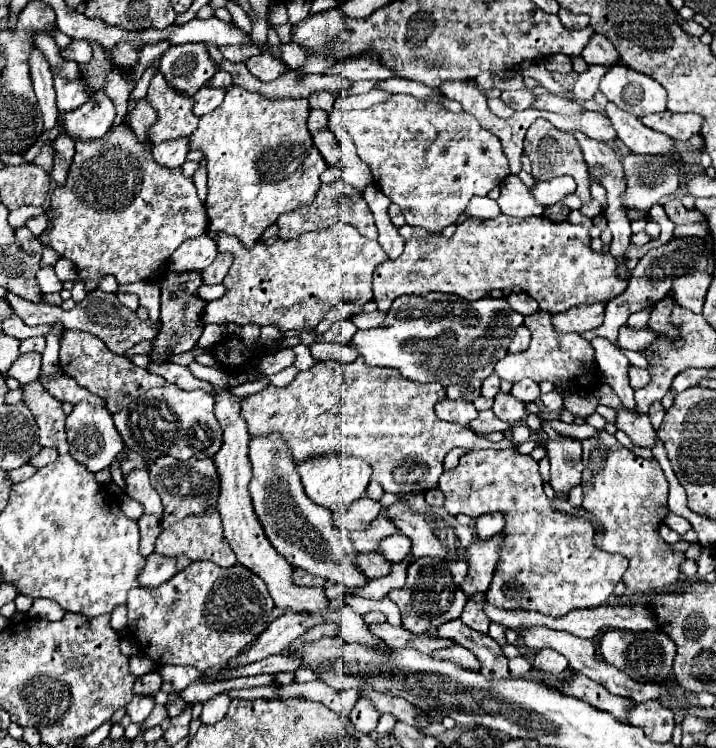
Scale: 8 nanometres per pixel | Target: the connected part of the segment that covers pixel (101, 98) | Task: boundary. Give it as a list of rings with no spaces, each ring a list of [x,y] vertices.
[[[97,90],[95,98],[89,98],[87,104],[67,112],[63,116],[63,132],[73,140],[97,140],[101,138],[115,118],[115,108],[111,100]]]

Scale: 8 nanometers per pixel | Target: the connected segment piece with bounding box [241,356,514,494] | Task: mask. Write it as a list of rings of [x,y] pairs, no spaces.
[[[359,356],[351,364],[343,364],[337,360],[317,362],[311,370],[299,372],[297,378],[285,386],[269,386],[263,392],[251,394],[241,404],[241,414],[247,420],[251,436],[267,436],[271,432],[281,434],[283,442],[291,450],[291,458],[295,464],[301,464],[309,458],[327,456],[327,454],[345,454],[365,460],[373,474],[371,480],[377,480],[385,492],[401,494],[401,492],[415,492],[415,490],[431,490],[437,488],[437,480],[443,472],[443,458],[453,448],[467,449],[507,449],[514,447],[514,442],[504,437],[497,443],[479,438],[471,430],[463,432],[459,424],[447,424],[435,416],[435,404],[445,398],[445,388],[439,382],[419,384],[401,376],[397,368],[383,368],[383,366],[367,366],[365,360]]]

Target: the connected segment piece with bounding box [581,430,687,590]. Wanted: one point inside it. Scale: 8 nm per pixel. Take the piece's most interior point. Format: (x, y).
(627, 495)

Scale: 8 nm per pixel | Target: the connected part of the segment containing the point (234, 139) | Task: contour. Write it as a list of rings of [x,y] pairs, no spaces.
[[[231,86],[225,100],[211,114],[199,118],[199,128],[191,136],[189,150],[199,150],[207,158],[209,194],[205,200],[209,216],[209,232],[227,232],[237,236],[245,246],[253,246],[263,230],[271,226],[281,214],[299,206],[311,206],[321,182],[319,176],[327,168],[323,156],[313,146],[307,130],[307,100],[267,100],[255,92]]]

